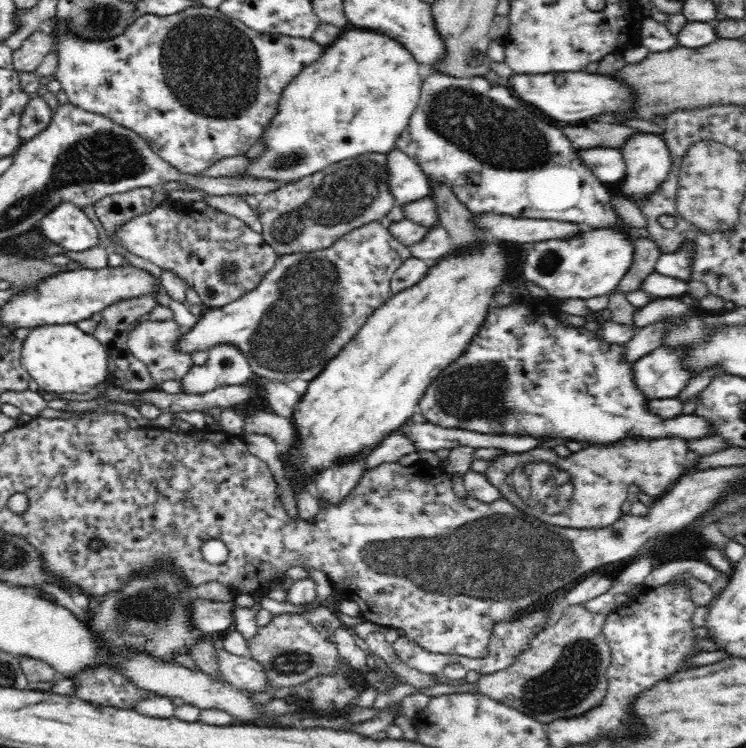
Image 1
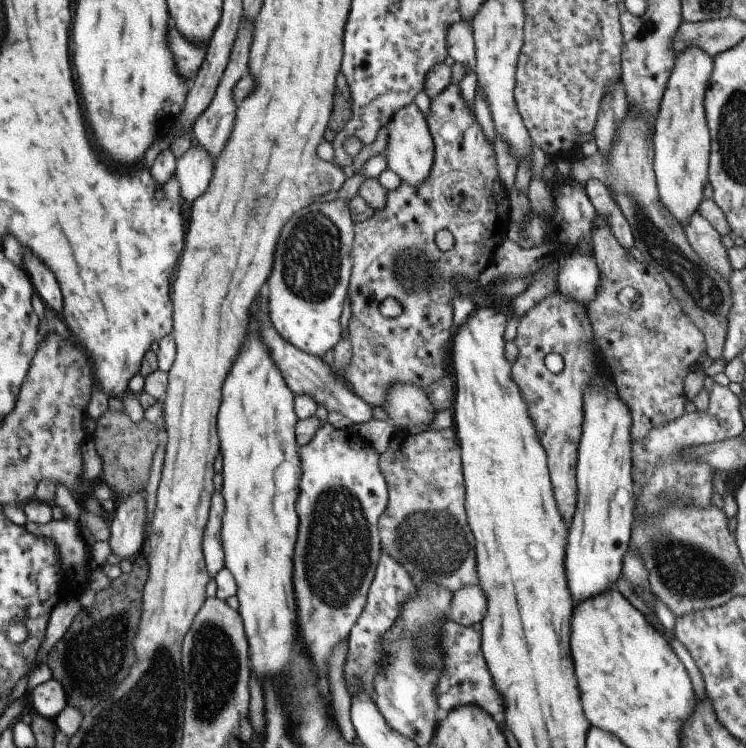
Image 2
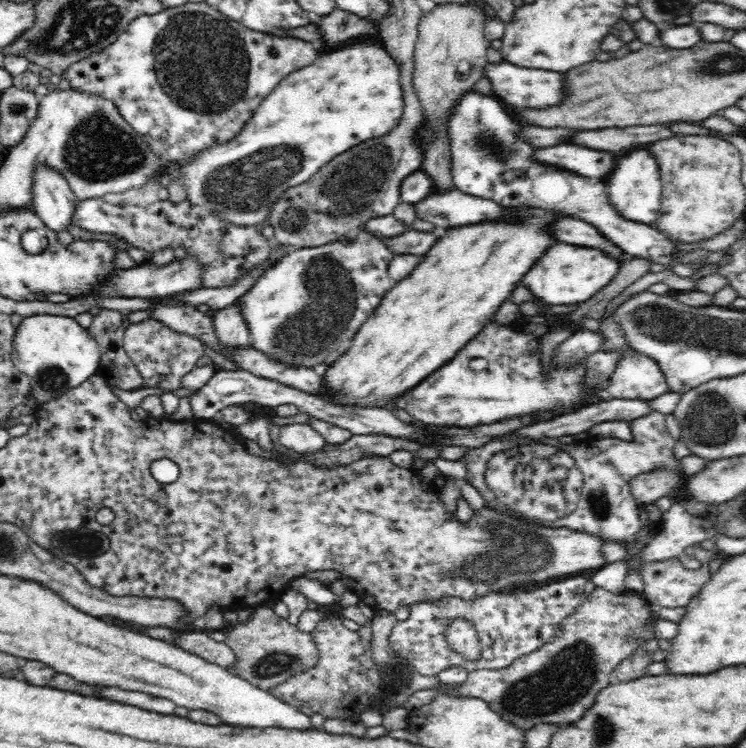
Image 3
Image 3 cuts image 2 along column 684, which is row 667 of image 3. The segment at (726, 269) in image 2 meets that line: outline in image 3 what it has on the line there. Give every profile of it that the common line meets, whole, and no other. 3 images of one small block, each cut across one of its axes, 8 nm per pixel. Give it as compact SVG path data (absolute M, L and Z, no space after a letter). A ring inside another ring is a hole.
M202 628L179 630L178 636L174 638L174 644L225 669L234 668L236 664L236 655L232 649L225 642L214 641L208 635L208 631Z

